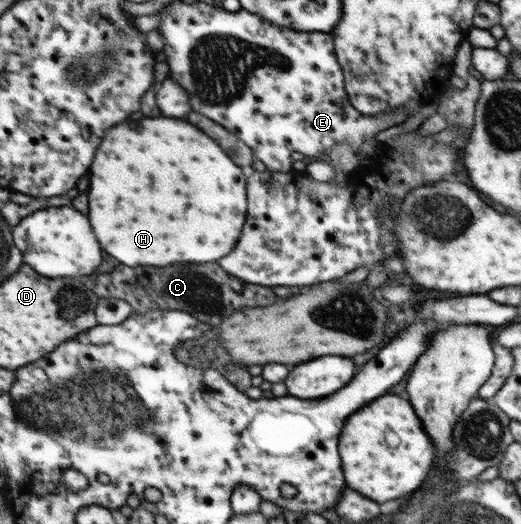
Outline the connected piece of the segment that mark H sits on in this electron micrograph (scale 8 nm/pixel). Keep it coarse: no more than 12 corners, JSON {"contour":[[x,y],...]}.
{"contour":[[160,116],[110,128],[88,192],[126,266],[216,262],[247,177]]}

